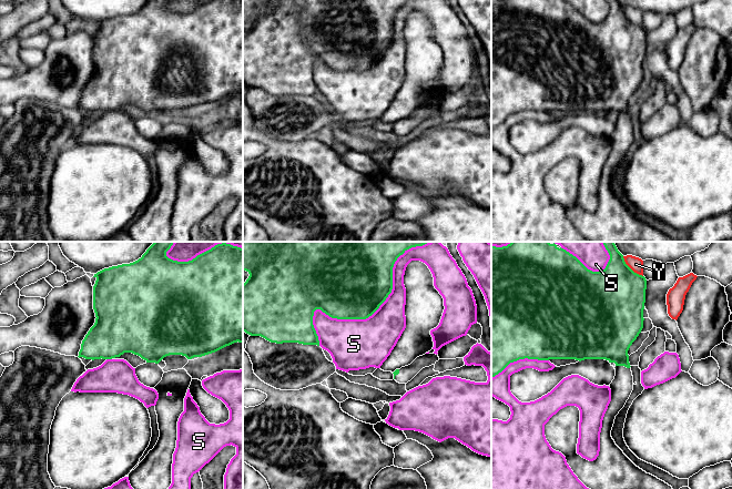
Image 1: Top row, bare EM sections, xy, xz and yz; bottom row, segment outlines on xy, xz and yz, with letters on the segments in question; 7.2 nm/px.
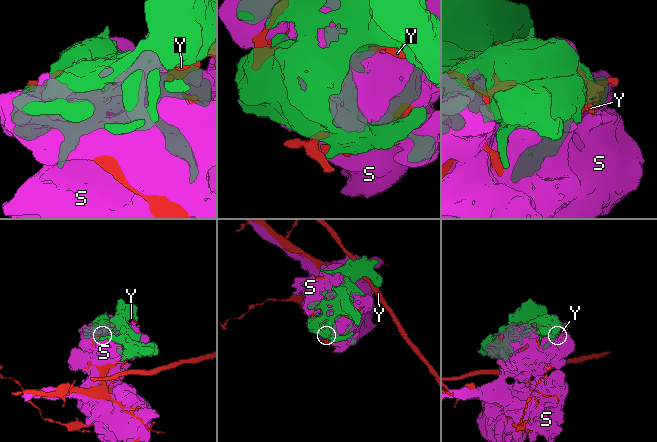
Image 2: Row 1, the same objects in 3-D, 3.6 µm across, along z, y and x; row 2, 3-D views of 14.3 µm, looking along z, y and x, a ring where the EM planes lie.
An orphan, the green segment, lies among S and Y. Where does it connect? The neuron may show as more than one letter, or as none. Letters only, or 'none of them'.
none of them

